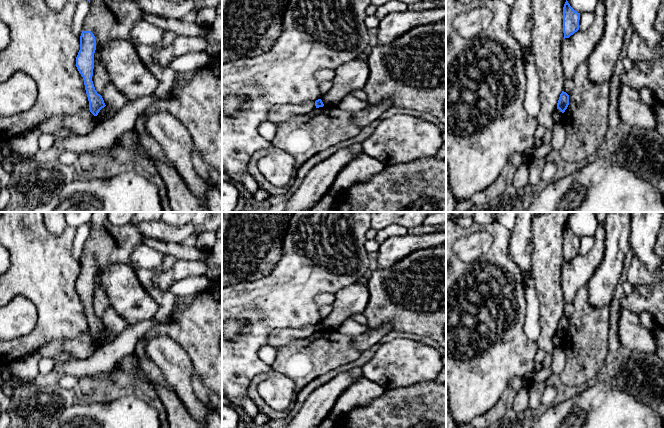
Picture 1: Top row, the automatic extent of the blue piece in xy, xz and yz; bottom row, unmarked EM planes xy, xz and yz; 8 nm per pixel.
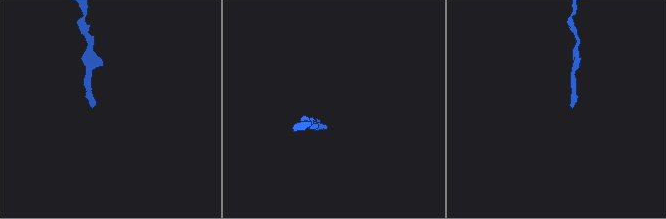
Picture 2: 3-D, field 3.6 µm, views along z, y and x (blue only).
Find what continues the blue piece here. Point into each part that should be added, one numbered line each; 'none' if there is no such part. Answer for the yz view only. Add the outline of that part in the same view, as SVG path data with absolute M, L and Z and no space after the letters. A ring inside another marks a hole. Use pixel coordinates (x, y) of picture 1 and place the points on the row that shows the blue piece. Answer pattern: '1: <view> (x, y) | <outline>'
none

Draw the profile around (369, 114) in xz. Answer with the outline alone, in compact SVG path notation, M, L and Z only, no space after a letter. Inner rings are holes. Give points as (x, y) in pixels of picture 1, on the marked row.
M391 100L382 101L377 104L370 104L368 107L354 114L354 123L364 127L380 117L386 110L394 106Z

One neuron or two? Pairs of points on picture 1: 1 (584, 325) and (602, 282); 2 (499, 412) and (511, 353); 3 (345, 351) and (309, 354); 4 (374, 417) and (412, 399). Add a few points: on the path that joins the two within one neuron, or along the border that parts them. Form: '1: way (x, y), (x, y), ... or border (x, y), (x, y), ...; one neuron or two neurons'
1: border (585, 286), (588, 301), (592, 305), (607, 306); two neurons
2: border (520, 375), (508, 382), (489, 410); two neurons
3: way (336, 351), (323, 351), (318, 354); one neuron
4: way (383, 417), (394, 417), (403, 408); one neuron

